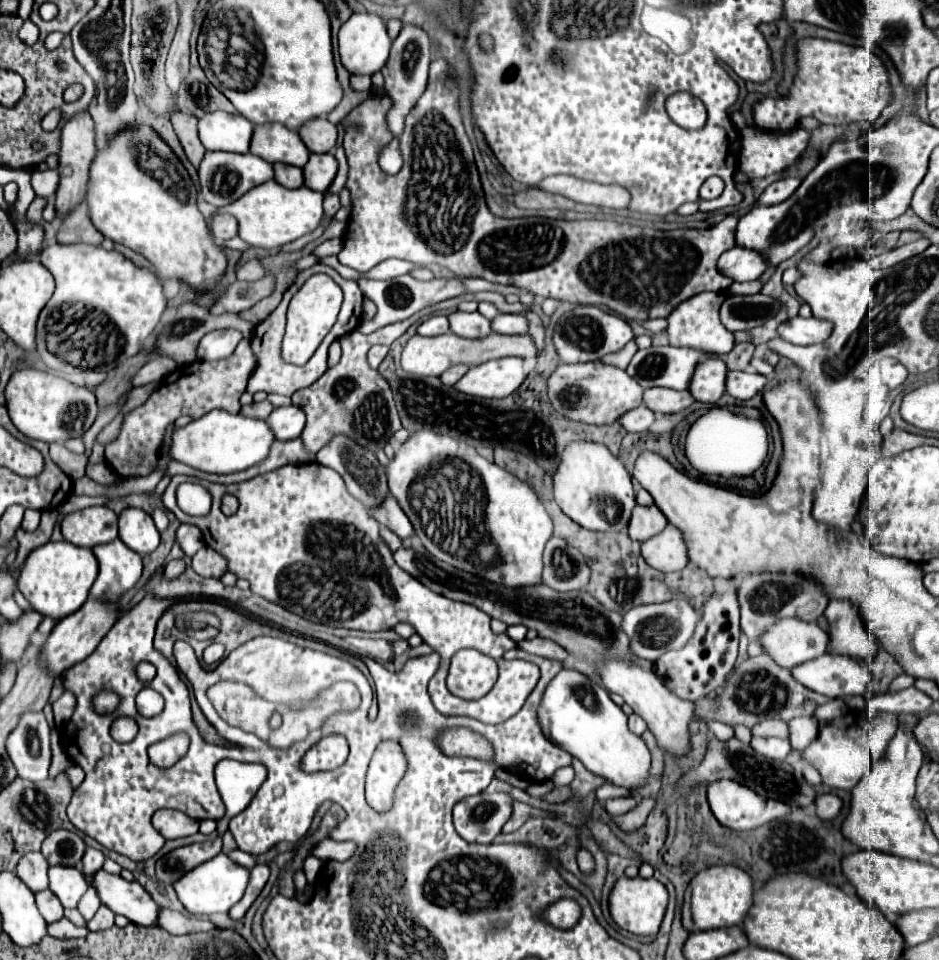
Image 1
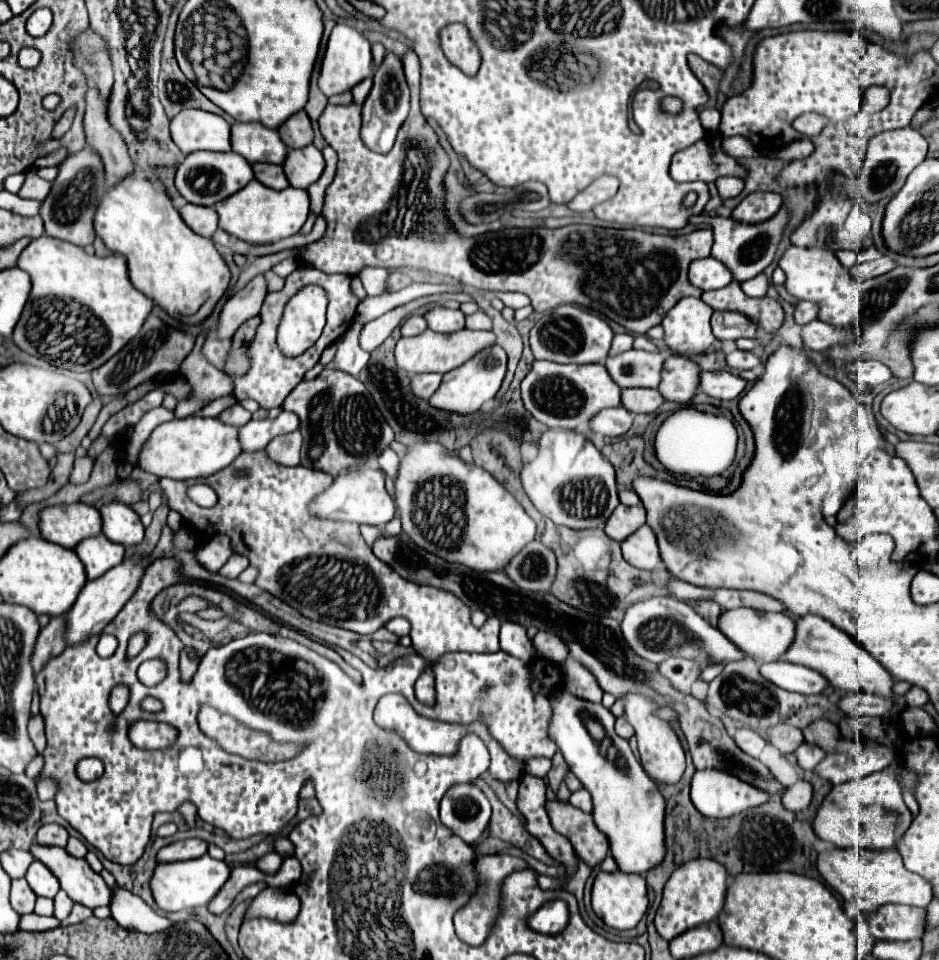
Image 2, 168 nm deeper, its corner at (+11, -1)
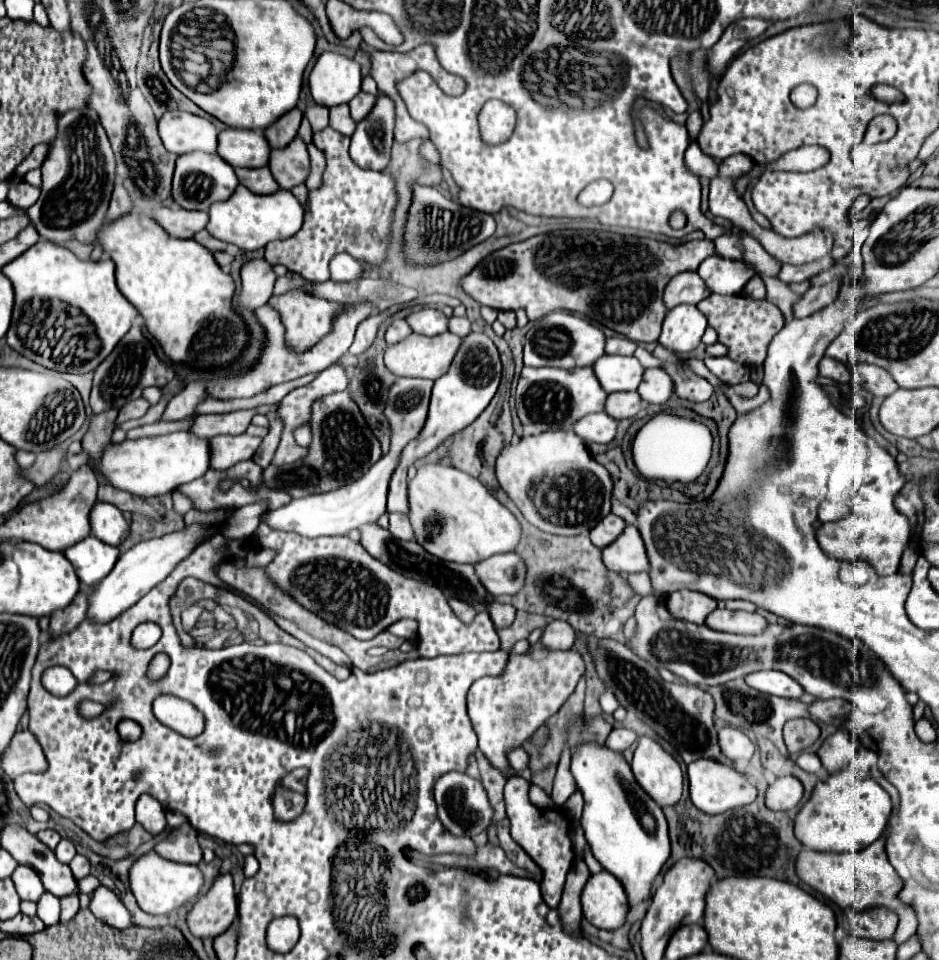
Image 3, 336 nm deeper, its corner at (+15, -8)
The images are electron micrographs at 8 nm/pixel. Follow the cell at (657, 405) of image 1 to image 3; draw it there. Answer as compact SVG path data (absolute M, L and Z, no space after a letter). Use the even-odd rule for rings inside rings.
M616 392L608 394L606 408L612 418L624 420L624 418L634 418L644 408L644 402L638 392Z

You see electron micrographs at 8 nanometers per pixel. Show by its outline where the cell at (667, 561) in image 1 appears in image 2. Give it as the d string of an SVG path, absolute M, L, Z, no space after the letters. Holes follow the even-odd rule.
M642 525L640 529L636 529L632 537L624 539L620 545L622 545L624 559L628 559L628 563L632 563L634 567L652 571L662 565L656 535L648 525Z

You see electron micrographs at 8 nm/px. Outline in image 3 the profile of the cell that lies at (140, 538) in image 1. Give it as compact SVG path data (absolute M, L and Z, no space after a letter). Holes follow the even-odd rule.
M108 502L94 504L90 512L90 526L92 534L110 546L120 546L130 534L130 524L124 520L124 514Z

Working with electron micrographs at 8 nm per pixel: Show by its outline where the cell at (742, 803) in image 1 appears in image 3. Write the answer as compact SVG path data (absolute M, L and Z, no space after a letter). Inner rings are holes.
M700 758L700 762L688 764L688 778L690 778L690 800L692 804L702 810L704 814L722 814L726 810L752 804L756 800L756 788L746 780L744 774L736 772L734 768L728 768L720 762L712 762L706 758Z

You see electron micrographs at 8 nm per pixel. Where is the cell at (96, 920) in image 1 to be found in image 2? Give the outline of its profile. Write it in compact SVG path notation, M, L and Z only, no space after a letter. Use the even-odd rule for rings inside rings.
M74 903L72 913L68 915L68 919L64 919L64 921L62 921L62 925L76 925L76 923L80 923L80 921L88 919L88 917L92 917L92 909L88 909L88 907L84 907L84 905Z

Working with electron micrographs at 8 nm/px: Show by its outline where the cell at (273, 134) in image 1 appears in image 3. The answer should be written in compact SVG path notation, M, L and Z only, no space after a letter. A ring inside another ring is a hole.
M226 128L218 138L218 154L238 168L264 168L268 166L272 148L268 146L264 132Z

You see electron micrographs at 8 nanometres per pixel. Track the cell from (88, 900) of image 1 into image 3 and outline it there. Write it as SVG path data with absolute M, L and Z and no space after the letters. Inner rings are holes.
M46 892L38 904L38 916L46 926L58 924L60 922L60 900L54 894Z

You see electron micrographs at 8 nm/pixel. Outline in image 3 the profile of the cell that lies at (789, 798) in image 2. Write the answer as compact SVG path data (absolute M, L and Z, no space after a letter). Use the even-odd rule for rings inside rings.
M784 776L768 786L766 806L776 812L786 812L798 806L798 802L802 800L802 794L804 794L802 782L794 776Z

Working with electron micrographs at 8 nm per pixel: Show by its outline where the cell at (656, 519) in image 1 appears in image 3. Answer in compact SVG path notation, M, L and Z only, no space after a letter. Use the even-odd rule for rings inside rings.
M608 514L606 518L602 518L602 520L596 524L596 528L592 528L590 540L592 540L594 546L606 548L608 544L614 542L614 538L618 538L618 536L624 532L626 526L628 526L628 524L626 524L622 518L618 518L616 514Z

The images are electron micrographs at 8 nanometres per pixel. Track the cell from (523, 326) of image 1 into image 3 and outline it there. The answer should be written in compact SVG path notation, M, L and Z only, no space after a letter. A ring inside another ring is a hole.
M452 316L452 318L450 318L450 326L448 326L448 330L464 338L466 334L472 332L472 328L470 328L470 320L468 320L468 318L456 318L456 316Z

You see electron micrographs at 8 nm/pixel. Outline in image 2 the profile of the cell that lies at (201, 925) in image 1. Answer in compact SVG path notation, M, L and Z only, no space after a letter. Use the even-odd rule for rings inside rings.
M120 887L112 889L110 913L118 925L140 933L158 933L174 925L170 919L160 917L156 911L152 911L138 895L132 895Z

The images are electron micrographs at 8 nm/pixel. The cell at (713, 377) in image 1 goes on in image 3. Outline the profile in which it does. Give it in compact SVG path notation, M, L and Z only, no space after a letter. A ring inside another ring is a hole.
M648 368L638 394L650 404L666 404L674 394L674 380L662 368Z

